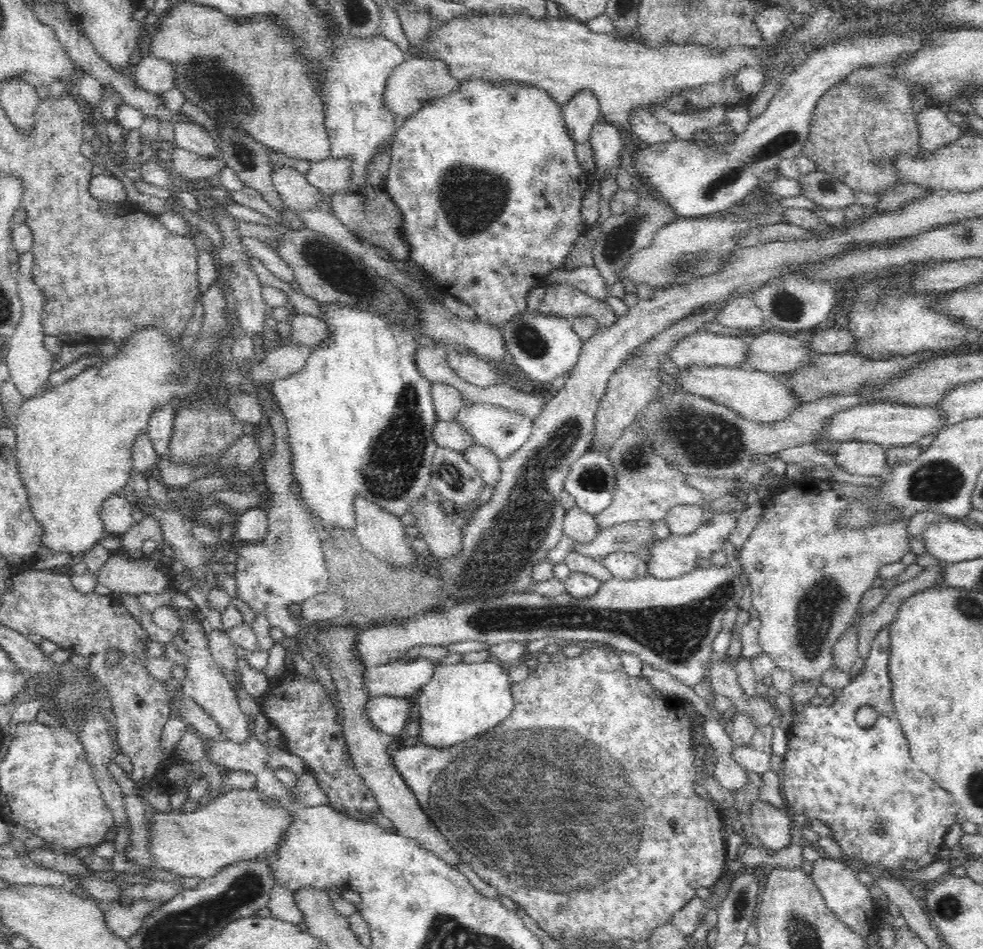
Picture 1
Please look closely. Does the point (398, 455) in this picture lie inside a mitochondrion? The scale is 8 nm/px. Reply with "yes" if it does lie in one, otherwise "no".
yes

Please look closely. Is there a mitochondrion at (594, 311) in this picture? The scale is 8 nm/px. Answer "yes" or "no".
no

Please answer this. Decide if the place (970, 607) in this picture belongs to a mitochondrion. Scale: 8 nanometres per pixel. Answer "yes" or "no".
yes

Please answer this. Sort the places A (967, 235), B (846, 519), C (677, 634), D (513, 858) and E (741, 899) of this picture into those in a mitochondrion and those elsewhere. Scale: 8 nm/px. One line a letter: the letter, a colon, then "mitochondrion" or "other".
A: other
B: other
C: mitochondrion
D: mitochondrion
E: mitochondrion

